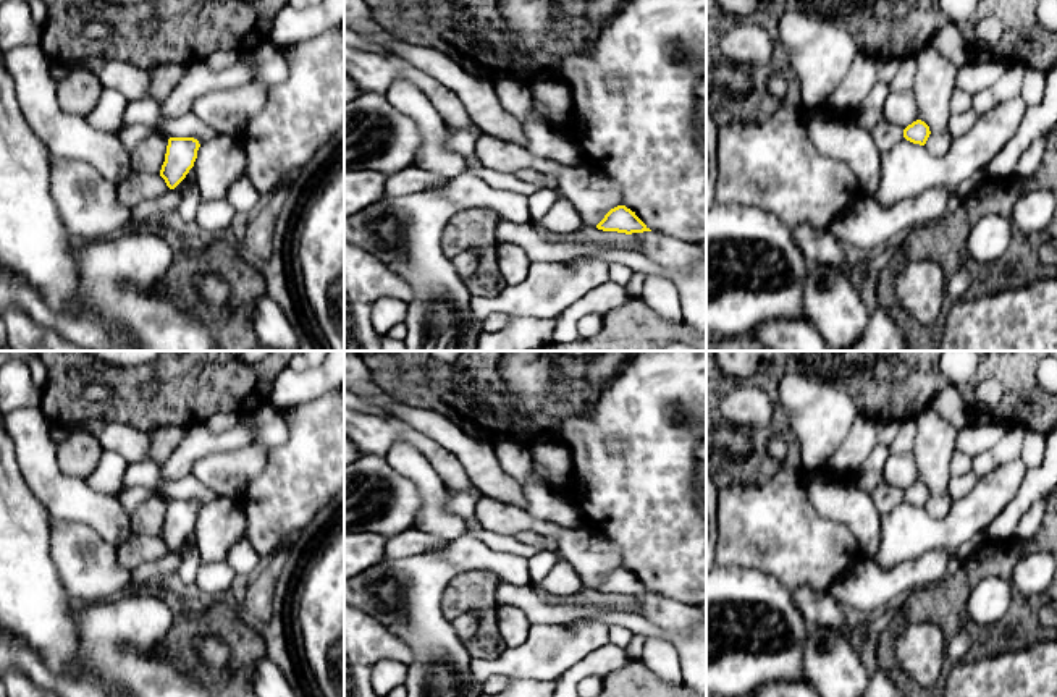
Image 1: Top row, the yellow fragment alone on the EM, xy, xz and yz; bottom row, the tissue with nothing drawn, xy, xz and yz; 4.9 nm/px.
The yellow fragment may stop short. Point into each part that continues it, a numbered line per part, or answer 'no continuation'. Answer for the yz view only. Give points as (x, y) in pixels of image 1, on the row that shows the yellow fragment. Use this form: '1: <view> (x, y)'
no continuation

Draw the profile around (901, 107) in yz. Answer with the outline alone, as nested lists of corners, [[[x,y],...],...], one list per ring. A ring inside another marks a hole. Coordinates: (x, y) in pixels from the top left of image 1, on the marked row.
[[[891,91],[884,102],[884,120],[902,126],[903,129],[920,120],[920,112],[913,91]]]

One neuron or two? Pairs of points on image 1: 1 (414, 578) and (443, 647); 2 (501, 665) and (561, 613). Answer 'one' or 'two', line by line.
1: one
2: two

